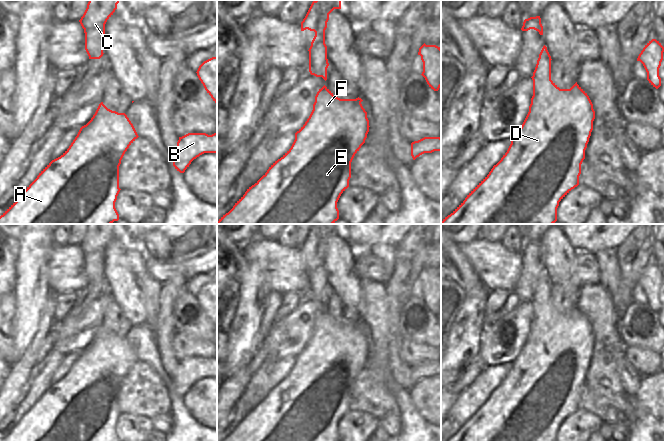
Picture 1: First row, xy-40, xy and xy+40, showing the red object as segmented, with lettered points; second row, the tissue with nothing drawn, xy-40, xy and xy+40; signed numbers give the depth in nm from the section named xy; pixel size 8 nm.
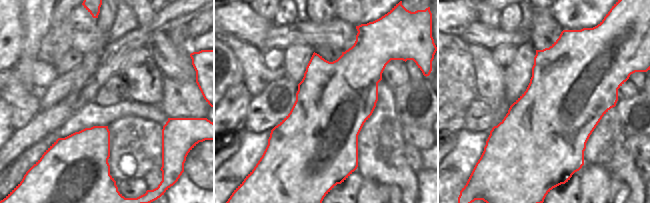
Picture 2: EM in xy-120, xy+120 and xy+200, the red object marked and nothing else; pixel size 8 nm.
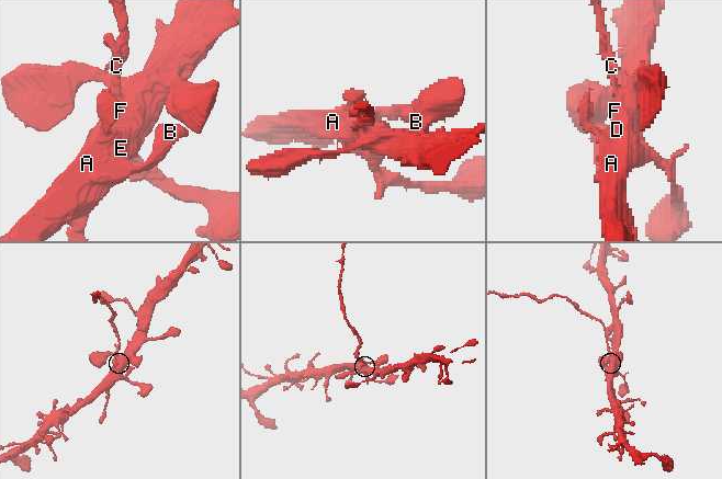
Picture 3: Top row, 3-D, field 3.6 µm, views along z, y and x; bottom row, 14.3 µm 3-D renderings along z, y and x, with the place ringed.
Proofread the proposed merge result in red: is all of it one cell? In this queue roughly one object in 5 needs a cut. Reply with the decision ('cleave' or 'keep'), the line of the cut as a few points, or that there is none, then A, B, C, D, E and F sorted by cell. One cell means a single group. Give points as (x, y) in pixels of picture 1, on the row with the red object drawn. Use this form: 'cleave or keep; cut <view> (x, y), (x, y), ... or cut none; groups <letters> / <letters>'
cleave; cut xy (327, 62), (309, 67); groups A B D E F / C

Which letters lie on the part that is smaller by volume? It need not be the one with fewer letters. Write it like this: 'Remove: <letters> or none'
Remove: C

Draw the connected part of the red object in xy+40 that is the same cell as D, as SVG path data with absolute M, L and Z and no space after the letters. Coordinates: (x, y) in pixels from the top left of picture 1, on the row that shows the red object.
M544 63L540 67L535 67L533 76L533 96L529 106L529 112L515 136L511 139L511 144L501 160L493 166L489 174L467 195L465 200L447 217L441 224L554 224L557 221L557 208L559 202L575 187L579 185L581 174L581 164L585 159L585 150L593 130L595 111L593 104L587 93L577 84L570 89L560 89L551 80L551 63Z

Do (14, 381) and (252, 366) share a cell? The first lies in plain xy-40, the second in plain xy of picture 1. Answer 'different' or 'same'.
different

